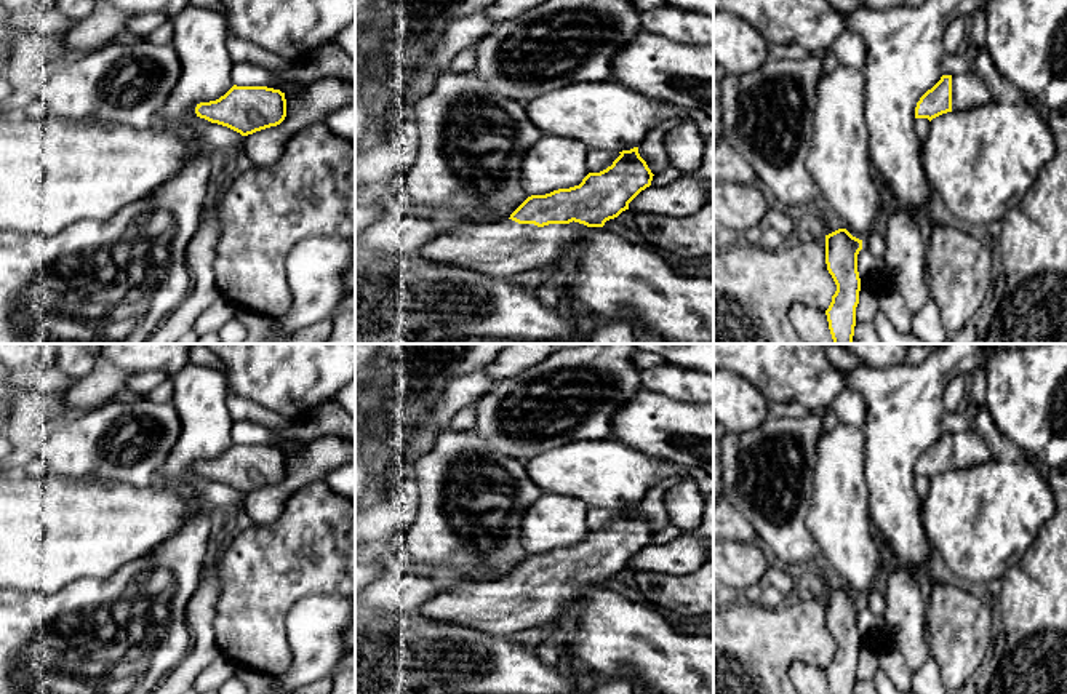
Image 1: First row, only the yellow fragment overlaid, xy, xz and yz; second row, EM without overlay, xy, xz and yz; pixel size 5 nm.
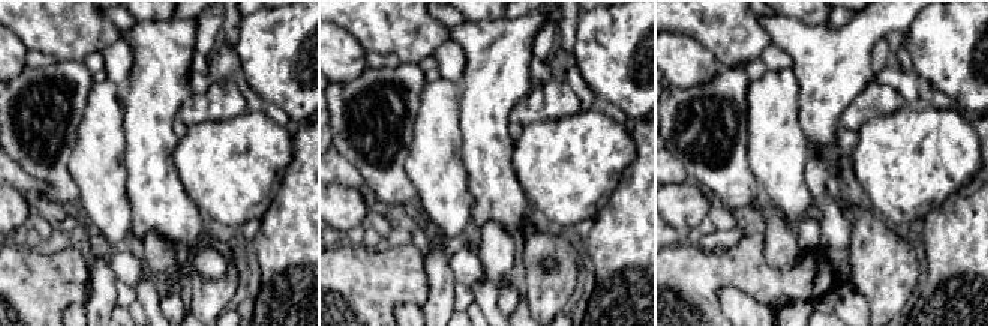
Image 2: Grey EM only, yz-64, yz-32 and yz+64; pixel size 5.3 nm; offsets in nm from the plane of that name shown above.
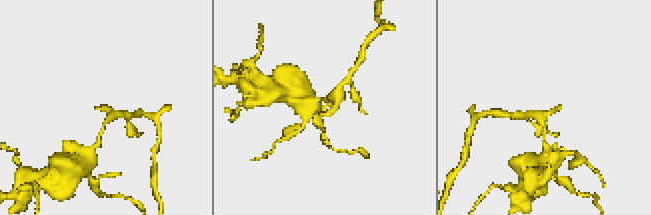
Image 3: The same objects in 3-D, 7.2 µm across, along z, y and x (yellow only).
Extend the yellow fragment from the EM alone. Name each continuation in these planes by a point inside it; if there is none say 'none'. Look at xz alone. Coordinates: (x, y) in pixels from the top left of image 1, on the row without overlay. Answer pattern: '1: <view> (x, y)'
1: xz (503, 606)

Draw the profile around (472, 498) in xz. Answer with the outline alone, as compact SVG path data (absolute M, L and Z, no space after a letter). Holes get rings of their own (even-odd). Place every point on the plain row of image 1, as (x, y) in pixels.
M475 429L440 432L432 449L418 461L418 513L405 532L405 548L419 561L446 564L464 577L494 580L509 577L528 556L520 532L530 507L544 494L530 478L526 462L493 448Z

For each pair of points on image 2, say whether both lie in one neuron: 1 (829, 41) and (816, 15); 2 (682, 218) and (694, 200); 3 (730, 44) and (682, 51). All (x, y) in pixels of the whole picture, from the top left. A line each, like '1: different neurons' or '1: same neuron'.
1: different neurons
2: same neuron
3: different neurons

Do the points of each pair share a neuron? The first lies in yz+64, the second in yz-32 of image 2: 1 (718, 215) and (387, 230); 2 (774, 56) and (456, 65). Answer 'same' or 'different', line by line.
1: same
2: same

